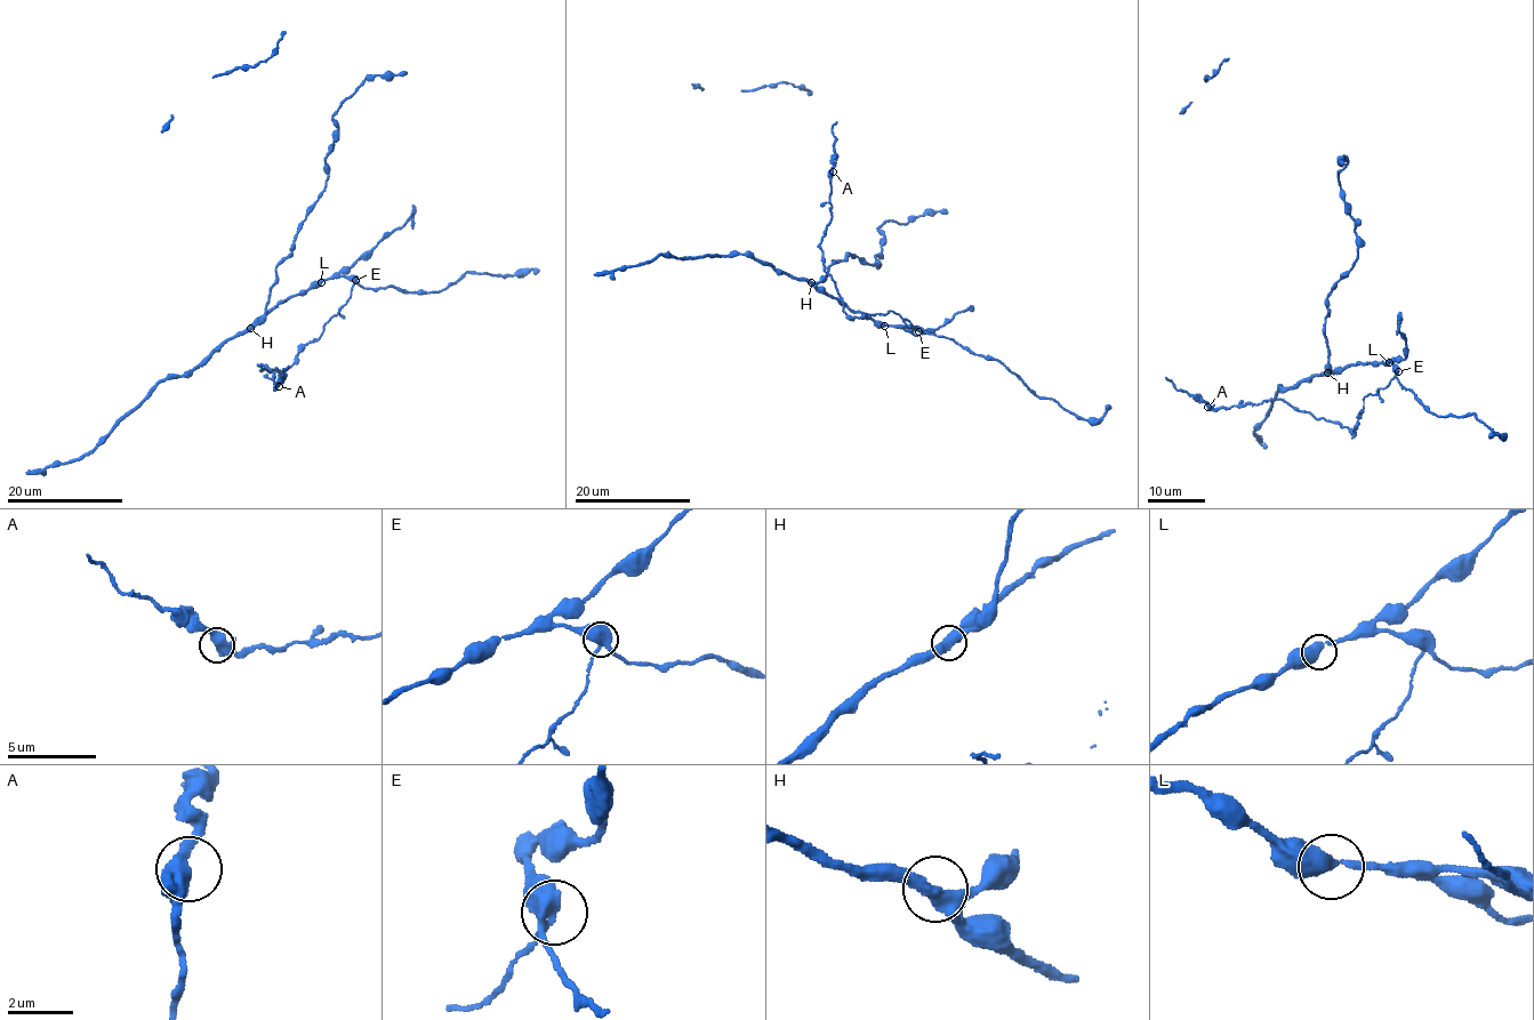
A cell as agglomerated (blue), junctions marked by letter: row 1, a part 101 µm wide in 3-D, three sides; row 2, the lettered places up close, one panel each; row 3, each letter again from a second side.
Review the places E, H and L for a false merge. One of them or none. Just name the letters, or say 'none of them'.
E

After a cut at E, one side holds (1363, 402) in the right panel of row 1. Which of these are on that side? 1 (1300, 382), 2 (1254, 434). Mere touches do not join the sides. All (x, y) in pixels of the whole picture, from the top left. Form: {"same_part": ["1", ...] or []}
{"same_part": []}

